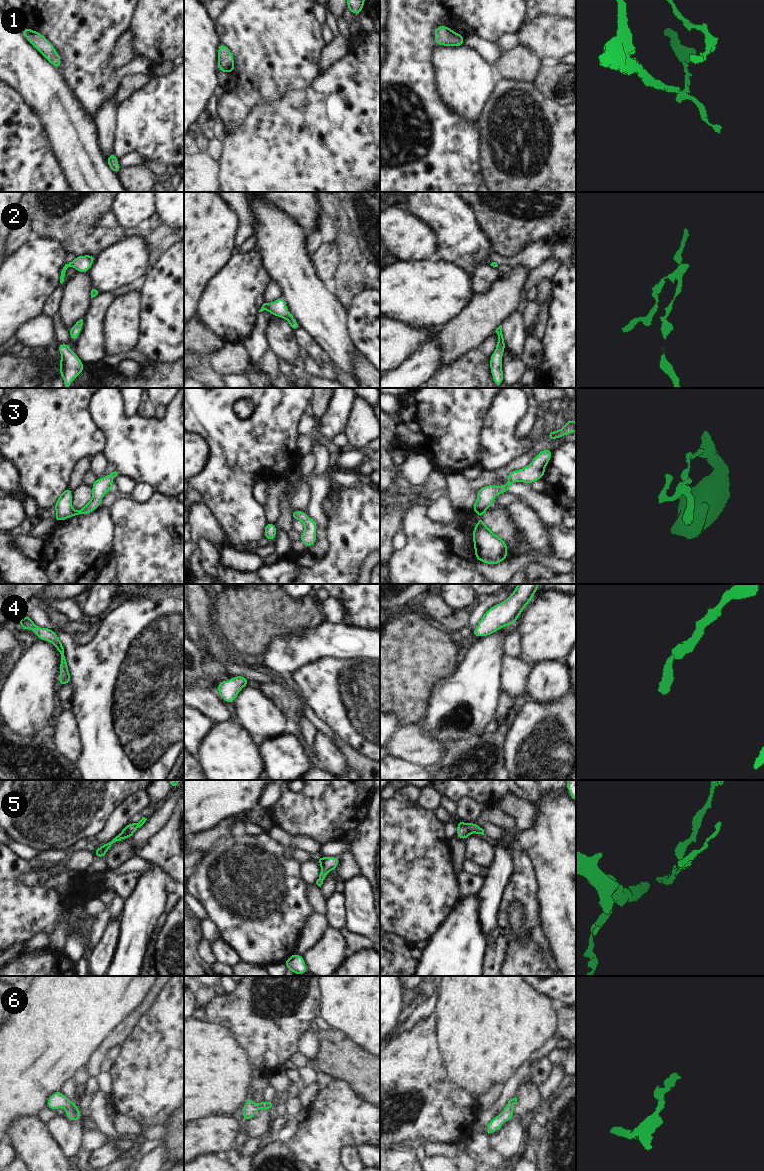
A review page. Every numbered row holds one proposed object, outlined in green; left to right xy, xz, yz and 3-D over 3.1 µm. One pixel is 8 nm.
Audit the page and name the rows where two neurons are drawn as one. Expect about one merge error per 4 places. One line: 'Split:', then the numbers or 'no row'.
Split: no row

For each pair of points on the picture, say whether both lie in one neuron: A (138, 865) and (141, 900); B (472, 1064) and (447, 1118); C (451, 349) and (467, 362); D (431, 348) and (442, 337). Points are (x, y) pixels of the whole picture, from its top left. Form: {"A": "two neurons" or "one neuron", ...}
{"A": "two neurons", "B": "two neurons", "C": "two neurons", "D": "two neurons"}

